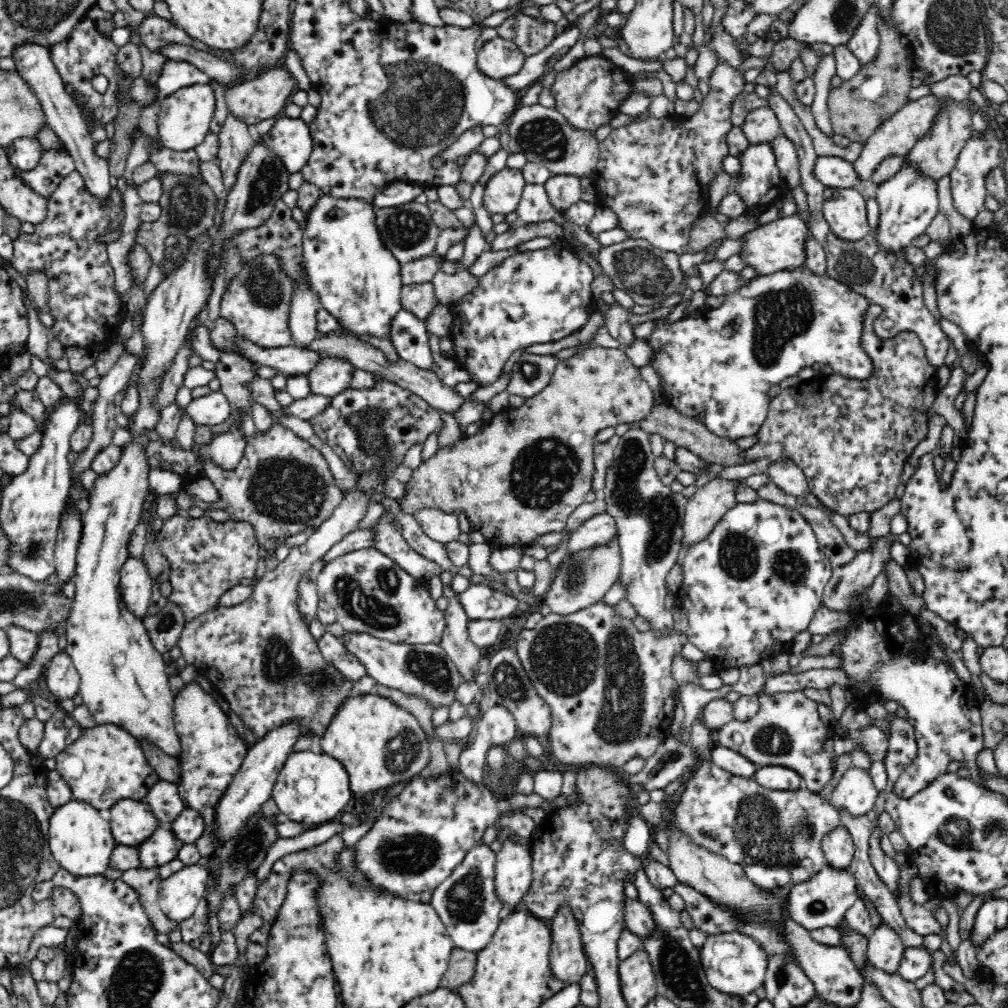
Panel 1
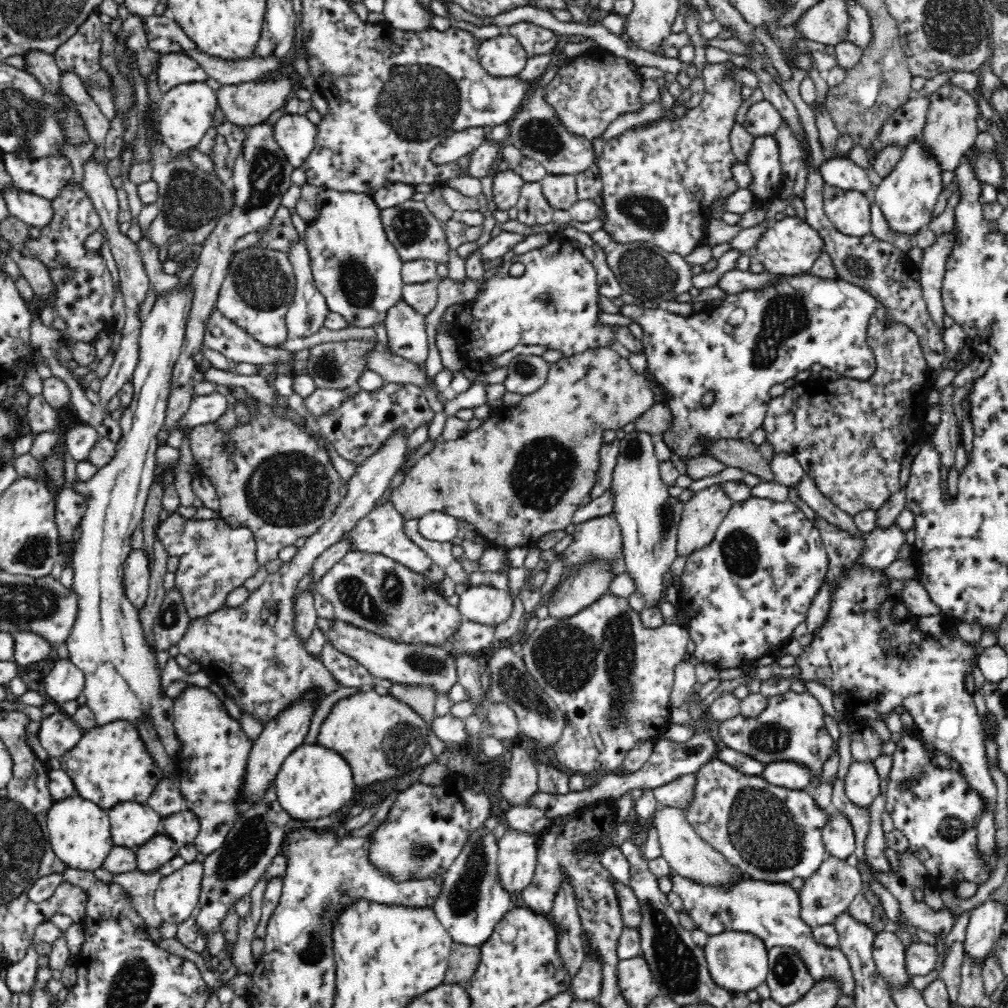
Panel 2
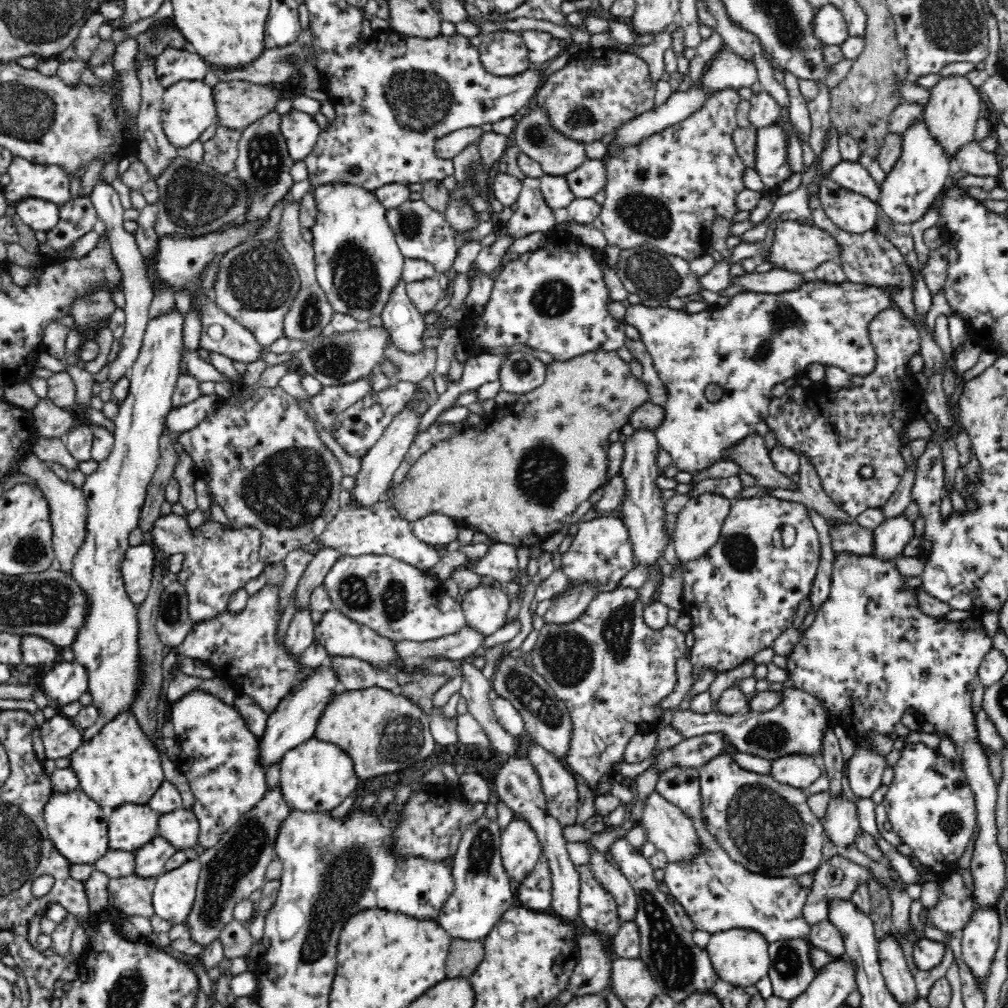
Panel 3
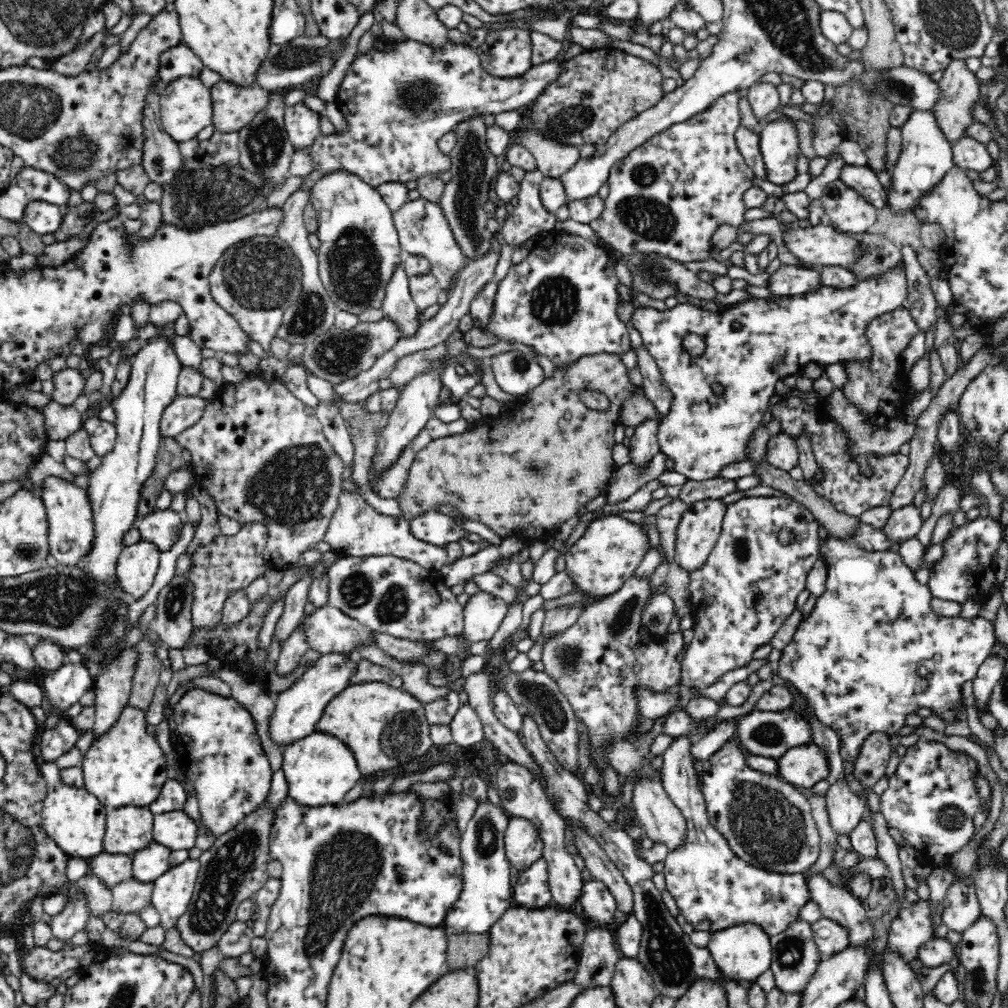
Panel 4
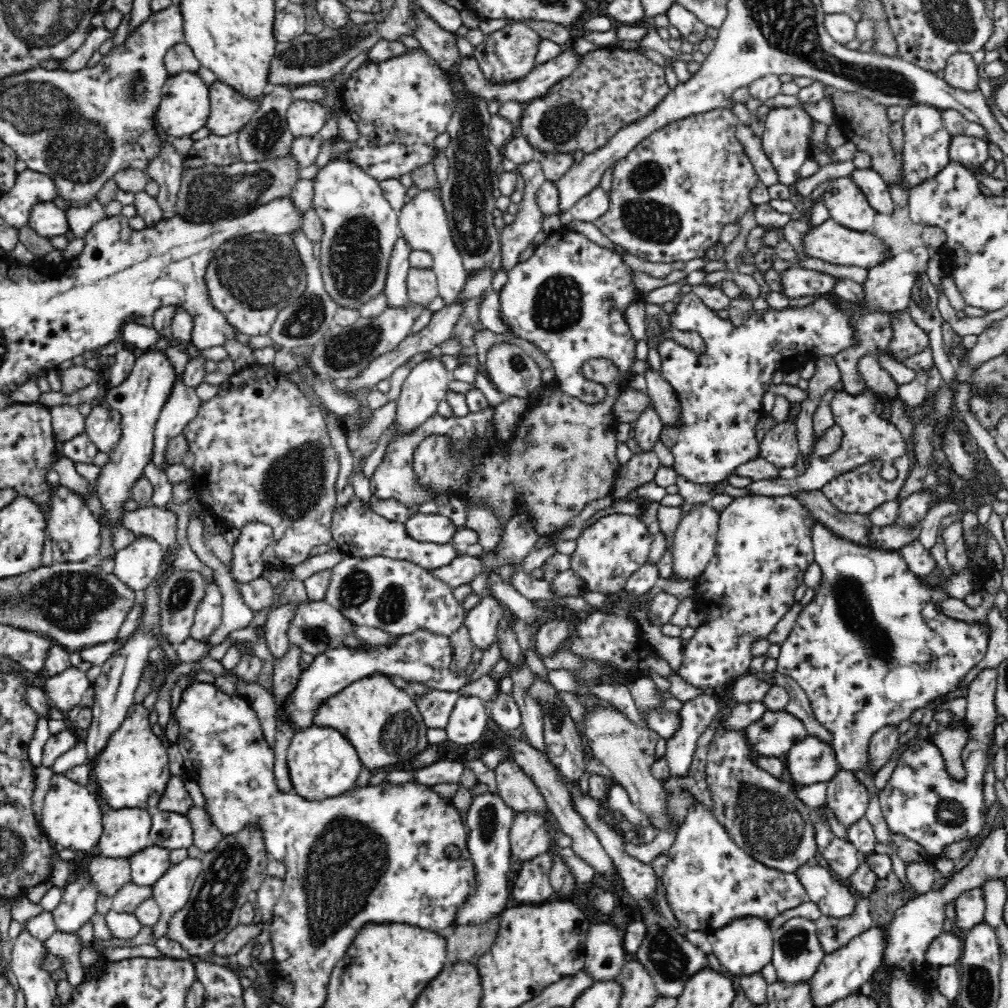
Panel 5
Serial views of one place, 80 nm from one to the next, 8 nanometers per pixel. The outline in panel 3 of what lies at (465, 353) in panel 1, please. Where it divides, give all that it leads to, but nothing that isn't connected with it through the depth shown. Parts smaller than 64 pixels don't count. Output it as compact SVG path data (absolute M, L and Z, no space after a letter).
M570 234L569 236L560 238L560 240L549 240L543 248L534 250L533 252L520 254L520 257L517 260L512 260L506 263L502 266L500 274L498 274L493 280L492 290L490 290L490 298L488 298L488 302L484 304L482 312L467 313L464 319L457 324L457 328L462 335L462 343L468 353L489 353L489 351L492 351L493 349L512 347L513 345L520 344L538 351L548 352L554 356L555 360L566 361L578 357L580 354L596 350L617 351L620 347L625 346L625 323L620 323L620 321L617 321L610 315L610 313L608 313L608 306L606 304L608 304L609 298L606 286L604 286L601 260L601 251L585 245L578 238Z

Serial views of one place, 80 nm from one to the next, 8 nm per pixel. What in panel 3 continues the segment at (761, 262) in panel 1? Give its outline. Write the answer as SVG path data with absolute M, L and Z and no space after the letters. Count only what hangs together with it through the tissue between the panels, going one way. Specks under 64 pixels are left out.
M791 217L776 224L774 240L766 262L773 265L772 270L788 270L795 274L810 275L819 265L833 259L837 261L840 250L839 245L828 232L811 224L804 225L802 220Z

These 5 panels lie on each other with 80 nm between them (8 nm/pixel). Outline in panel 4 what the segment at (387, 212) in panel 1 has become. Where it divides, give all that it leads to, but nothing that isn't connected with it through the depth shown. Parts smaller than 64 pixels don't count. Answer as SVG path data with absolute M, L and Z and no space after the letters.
M424 198L406 202L392 214L392 221L404 255L428 260L431 274L438 280L441 288L444 290L450 288L450 282L462 267L465 257L439 204L433 204Z

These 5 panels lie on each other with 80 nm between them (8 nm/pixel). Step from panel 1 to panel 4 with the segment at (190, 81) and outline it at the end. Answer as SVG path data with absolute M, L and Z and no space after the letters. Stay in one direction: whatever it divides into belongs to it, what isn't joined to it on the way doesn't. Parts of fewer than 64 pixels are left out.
M185 43L172 46L160 57L158 79L163 86L182 77L199 78L204 68L201 58Z

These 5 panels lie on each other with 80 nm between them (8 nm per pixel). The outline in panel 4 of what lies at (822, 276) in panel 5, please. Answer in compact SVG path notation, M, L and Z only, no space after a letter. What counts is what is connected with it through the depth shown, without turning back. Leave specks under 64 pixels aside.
M781 264L780 268L769 275L769 282L764 287L774 296L798 296L808 290L821 288L818 270L807 270L799 266Z

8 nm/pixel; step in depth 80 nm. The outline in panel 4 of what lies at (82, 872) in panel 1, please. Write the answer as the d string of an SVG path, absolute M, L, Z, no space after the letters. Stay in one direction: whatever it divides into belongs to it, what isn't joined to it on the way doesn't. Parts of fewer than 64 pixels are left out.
M44 761L39 765L47 782L47 795L41 813L42 827L46 834L68 855L90 861L103 850L108 810L84 787L68 786L60 780L60 769L55 762Z

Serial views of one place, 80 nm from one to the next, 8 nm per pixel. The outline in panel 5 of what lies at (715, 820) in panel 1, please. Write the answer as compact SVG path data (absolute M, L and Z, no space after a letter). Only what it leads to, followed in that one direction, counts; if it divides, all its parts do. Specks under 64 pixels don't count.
M721 723L710 742L705 772L712 800L710 812L729 833L728 838L732 838L732 841L752 859L785 873L795 873L802 865L818 860L820 856L815 839L813 808L798 797L798 787L788 779L776 778L755 764L758 756L747 744L743 731L723 732L720 730L722 728Z

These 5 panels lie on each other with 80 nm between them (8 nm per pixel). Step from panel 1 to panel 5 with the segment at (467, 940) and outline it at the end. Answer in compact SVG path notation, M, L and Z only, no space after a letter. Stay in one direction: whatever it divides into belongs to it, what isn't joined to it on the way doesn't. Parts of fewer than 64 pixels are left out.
M487 793L476 795L471 802L466 816L468 838L466 848L472 857L472 873L474 873L474 890L468 894L466 902L460 906L452 924L454 926L485 925L493 916L500 916L506 909L510 891L510 843L508 834L515 814L498 794Z

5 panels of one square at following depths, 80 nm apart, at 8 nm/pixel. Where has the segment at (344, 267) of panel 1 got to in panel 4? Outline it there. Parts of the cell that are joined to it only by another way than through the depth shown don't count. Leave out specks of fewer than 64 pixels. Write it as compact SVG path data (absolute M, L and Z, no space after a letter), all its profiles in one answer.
M344 171L328 173L309 192L318 216L318 273L332 302L338 310L356 316L368 308L381 308L385 290L405 257L390 208L376 187Z

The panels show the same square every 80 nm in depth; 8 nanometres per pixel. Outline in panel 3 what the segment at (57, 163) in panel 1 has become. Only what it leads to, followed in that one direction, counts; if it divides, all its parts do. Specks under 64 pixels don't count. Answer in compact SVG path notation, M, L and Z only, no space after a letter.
M13 156L7 173L11 182L3 187L3 194L14 214L15 206L27 197L40 198L62 205L71 198L71 175L58 164L34 164L25 158Z

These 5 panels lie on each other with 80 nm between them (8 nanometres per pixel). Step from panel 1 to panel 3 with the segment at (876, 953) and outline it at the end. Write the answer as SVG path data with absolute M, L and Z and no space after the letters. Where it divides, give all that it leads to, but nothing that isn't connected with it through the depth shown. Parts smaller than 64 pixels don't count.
M892 933L886 934L882 940L878 940L877 951L880 972L885 978L888 990L901 1006L906 1006L906 1002L919 995L900 941Z

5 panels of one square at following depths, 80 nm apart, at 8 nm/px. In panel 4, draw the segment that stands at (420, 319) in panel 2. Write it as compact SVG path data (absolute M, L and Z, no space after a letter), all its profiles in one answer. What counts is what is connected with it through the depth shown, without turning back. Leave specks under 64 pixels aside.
M403 266L392 276L392 282L385 290L381 309L384 318L394 321L399 328L399 340L410 340L418 334L422 320L419 318L420 311L411 297L409 277Z

